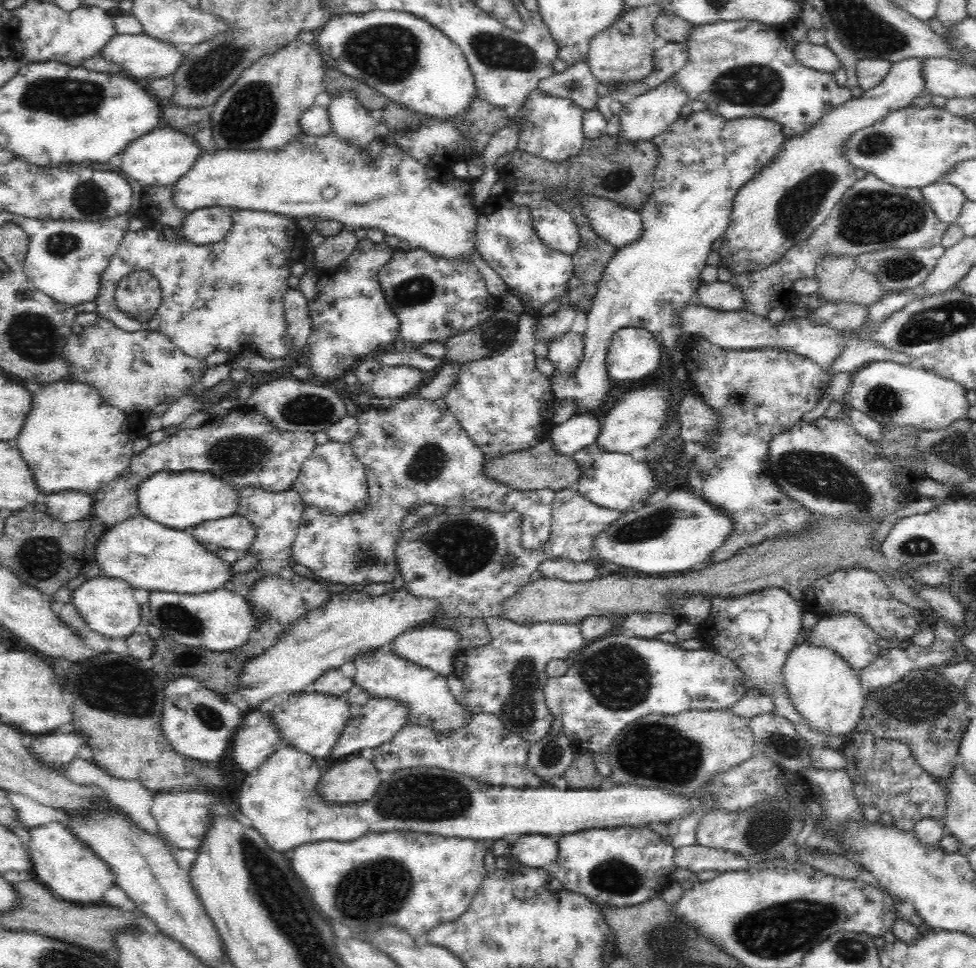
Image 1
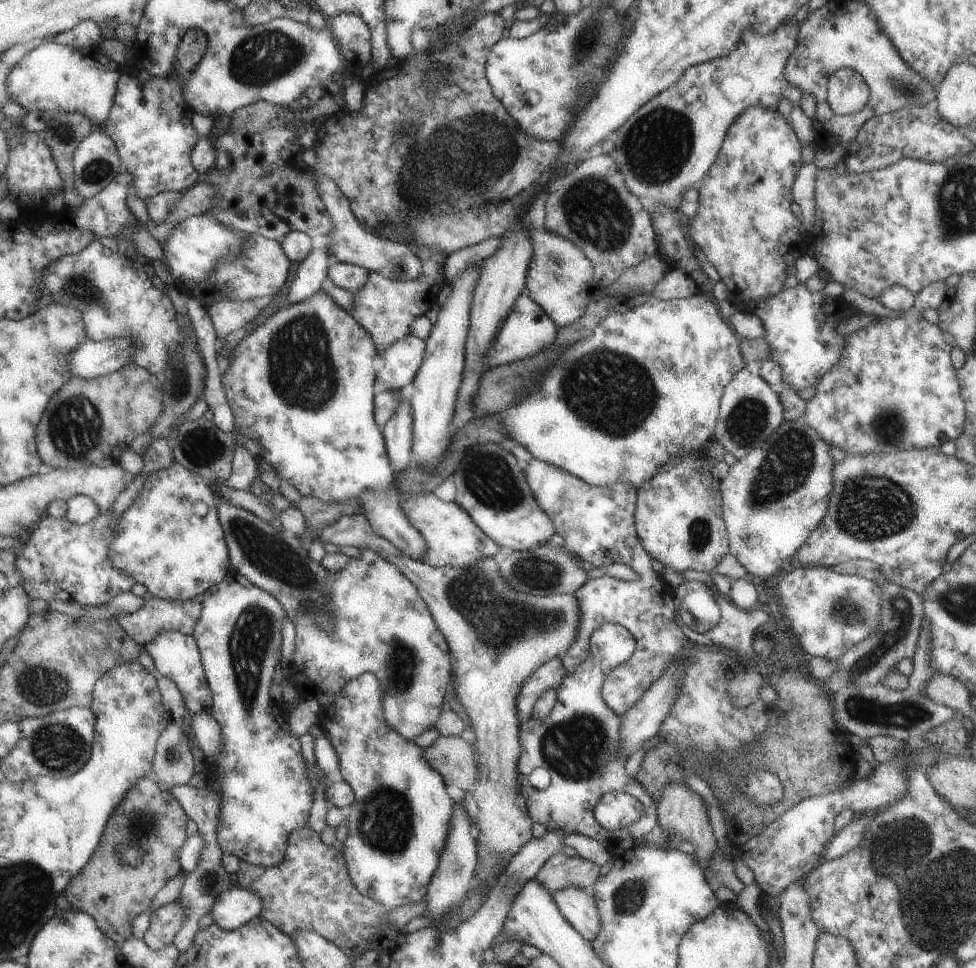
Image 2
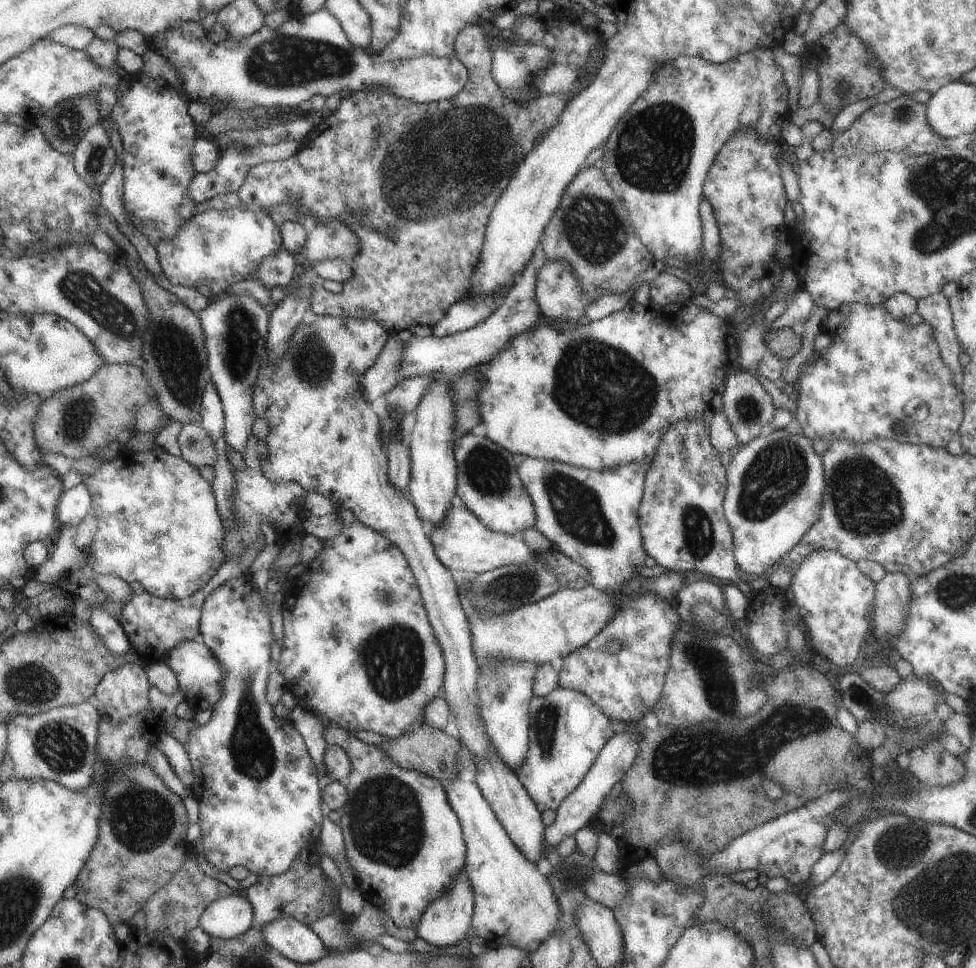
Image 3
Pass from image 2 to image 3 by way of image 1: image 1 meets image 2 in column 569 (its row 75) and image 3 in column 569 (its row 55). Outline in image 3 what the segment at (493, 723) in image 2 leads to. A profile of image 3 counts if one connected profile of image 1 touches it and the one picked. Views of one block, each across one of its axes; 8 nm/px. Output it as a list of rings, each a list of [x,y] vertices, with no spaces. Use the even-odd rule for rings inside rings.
[[[663,572],[655,578],[643,578],[639,574],[633,574],[629,580],[625,580],[619,588],[611,590],[599,590],[593,584],[571,590],[571,588],[559,588],[555,594],[529,604],[521,606],[517,610],[511,610],[507,614],[487,618],[477,612],[471,612],[467,616],[469,630],[471,630],[471,642],[477,662],[493,658],[493,660],[517,660],[517,662],[535,662],[535,664],[547,664],[553,658],[565,658],[585,646],[591,638],[595,638],[597,632],[605,628],[605,624],[615,616],[615,612],[627,604],[627,600],[637,600],[641,596],[655,596],[657,600],[675,600],[677,592],[685,588],[685,576],[679,572]]]

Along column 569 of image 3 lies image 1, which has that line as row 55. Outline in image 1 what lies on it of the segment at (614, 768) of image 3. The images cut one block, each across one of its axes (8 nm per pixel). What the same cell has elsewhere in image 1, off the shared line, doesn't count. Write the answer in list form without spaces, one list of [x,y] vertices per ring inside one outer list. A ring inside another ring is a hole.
[[[808,40],[796,44],[792,48],[794,52],[794,58],[798,60],[798,64],[802,64],[804,68],[810,68],[810,70],[816,70],[816,72],[830,72],[834,74],[838,70],[840,60],[832,54],[832,50],[824,44],[824,46],[814,46],[810,44]]]

